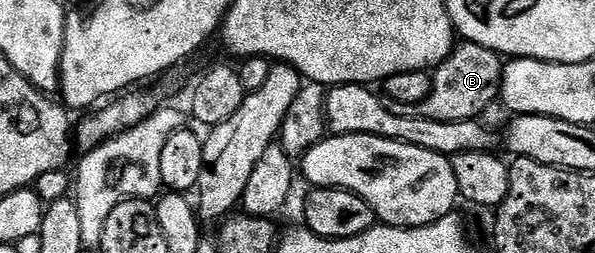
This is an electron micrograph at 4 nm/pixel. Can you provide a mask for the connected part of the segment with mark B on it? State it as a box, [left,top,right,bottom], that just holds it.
[390,41,503,122]

